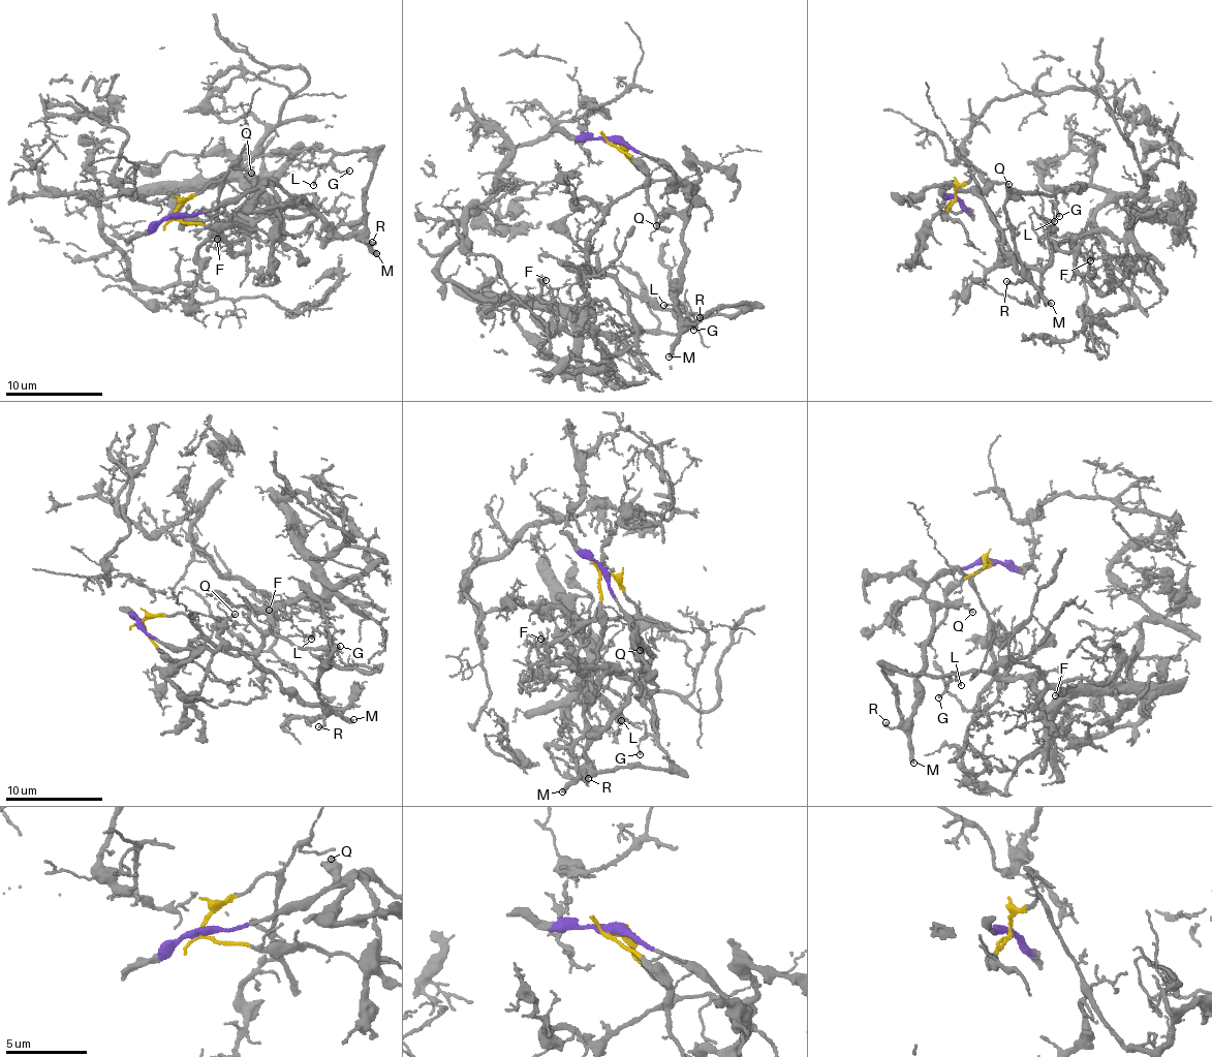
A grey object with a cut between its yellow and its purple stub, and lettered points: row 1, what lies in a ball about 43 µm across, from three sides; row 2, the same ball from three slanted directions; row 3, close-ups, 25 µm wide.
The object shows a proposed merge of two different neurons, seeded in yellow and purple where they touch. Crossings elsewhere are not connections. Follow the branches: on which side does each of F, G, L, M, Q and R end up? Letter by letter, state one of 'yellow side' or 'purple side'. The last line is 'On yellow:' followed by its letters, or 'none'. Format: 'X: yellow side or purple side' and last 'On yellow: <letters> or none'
F: yellow side
G: purple side
L: purple side
M: purple side
Q: purple side
R: purple side
On yellow: F

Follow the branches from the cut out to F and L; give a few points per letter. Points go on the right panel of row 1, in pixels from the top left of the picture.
F: (956, 197), (972, 176), (1023, 267), (1042, 269), (1095, 232), (1126, 247), (1123, 275), (1090, 260)
L: (956, 197), (940, 194), (956, 185), (987, 201), (1003, 246), (1023, 273), (1004, 204), (1052, 193), (1054, 220)

